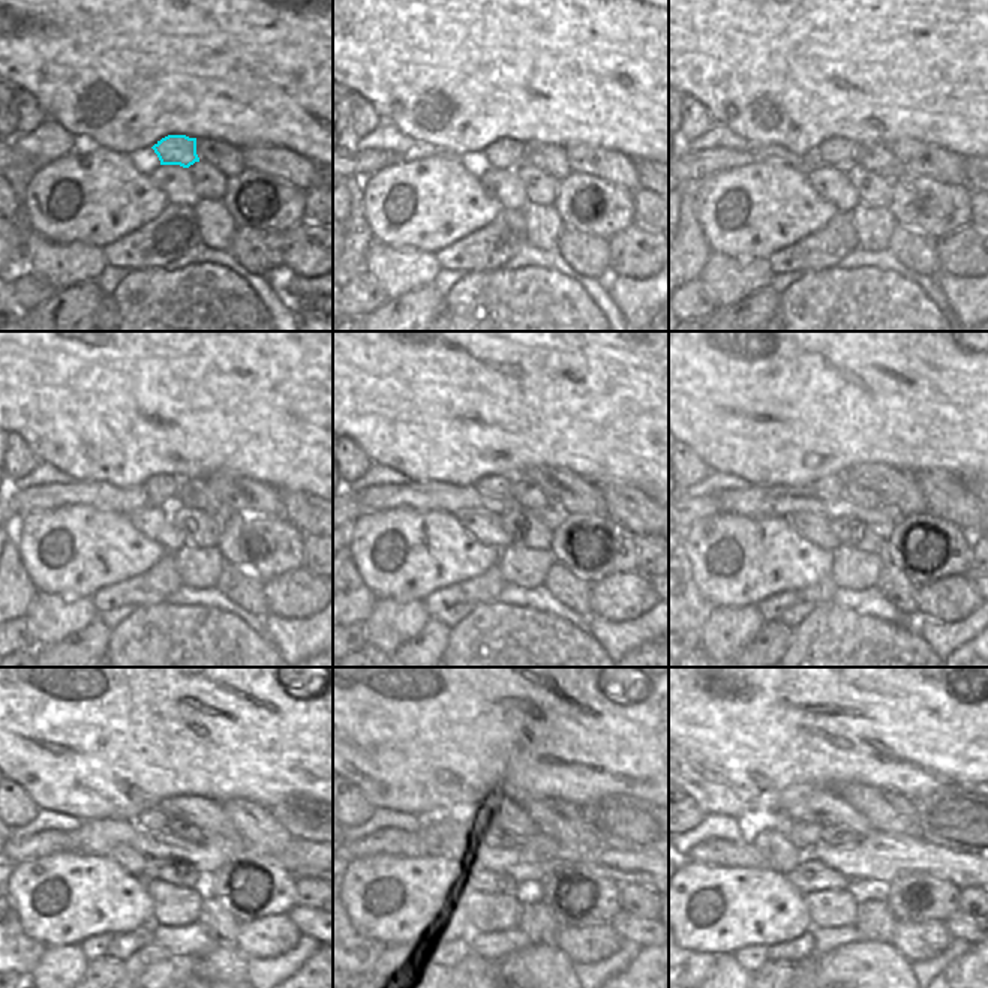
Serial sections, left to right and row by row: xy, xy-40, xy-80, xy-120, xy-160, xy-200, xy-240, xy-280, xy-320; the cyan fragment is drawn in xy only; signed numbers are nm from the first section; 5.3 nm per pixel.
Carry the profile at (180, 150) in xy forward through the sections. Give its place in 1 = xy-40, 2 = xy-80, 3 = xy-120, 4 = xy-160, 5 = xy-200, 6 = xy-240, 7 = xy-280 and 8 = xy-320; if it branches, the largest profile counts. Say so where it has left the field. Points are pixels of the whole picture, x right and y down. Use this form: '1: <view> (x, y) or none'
1: xy-40 (504, 153)
2: xy-80 (837, 152)
3: xy-120 (162, 489)
4: xy-160 (494, 486)
5: xy-200 (832, 486)
6: xy-240 (152, 819)
7: xy-280 (479, 828)
8: xy-320 (802, 835)

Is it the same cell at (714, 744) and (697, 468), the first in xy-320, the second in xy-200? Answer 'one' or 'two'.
two

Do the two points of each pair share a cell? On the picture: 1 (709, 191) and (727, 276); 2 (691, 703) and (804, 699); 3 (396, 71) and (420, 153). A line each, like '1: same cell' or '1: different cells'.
1: different cells
2: same cell
3: different cells

